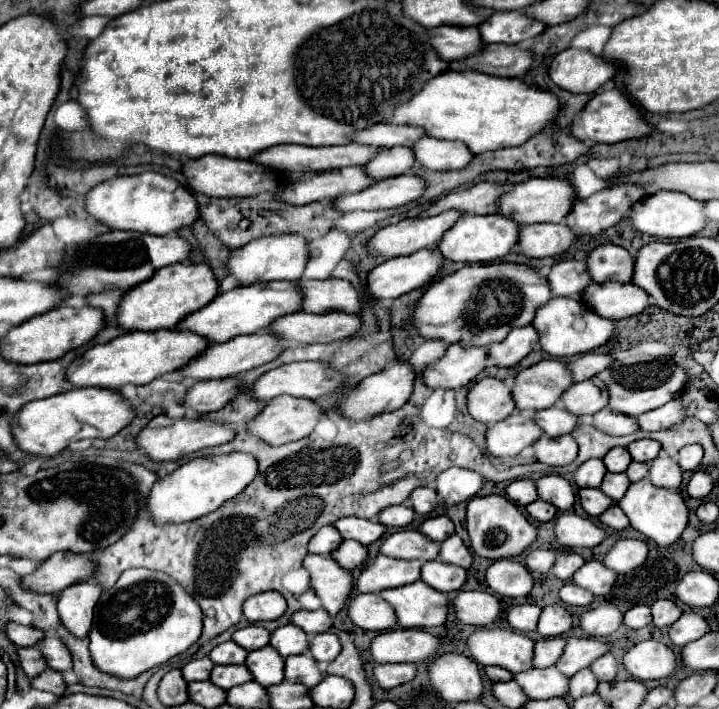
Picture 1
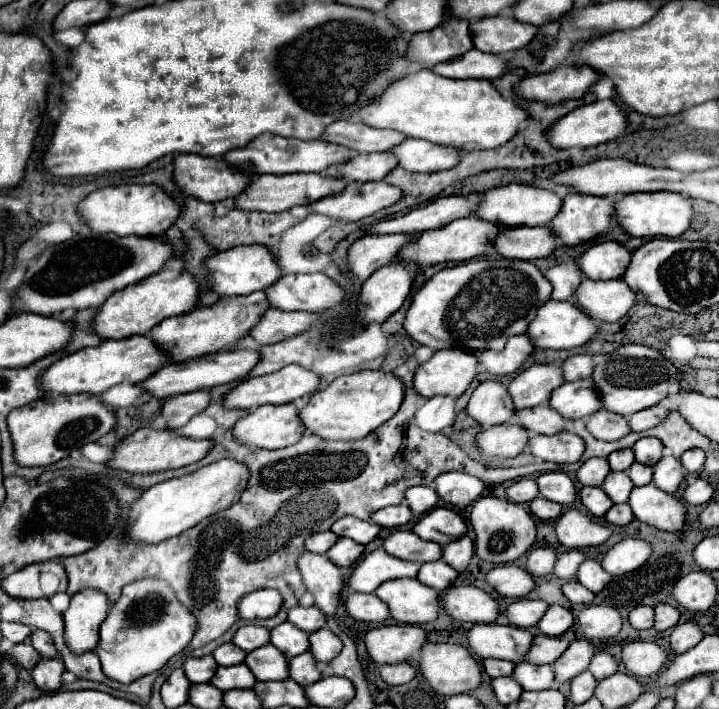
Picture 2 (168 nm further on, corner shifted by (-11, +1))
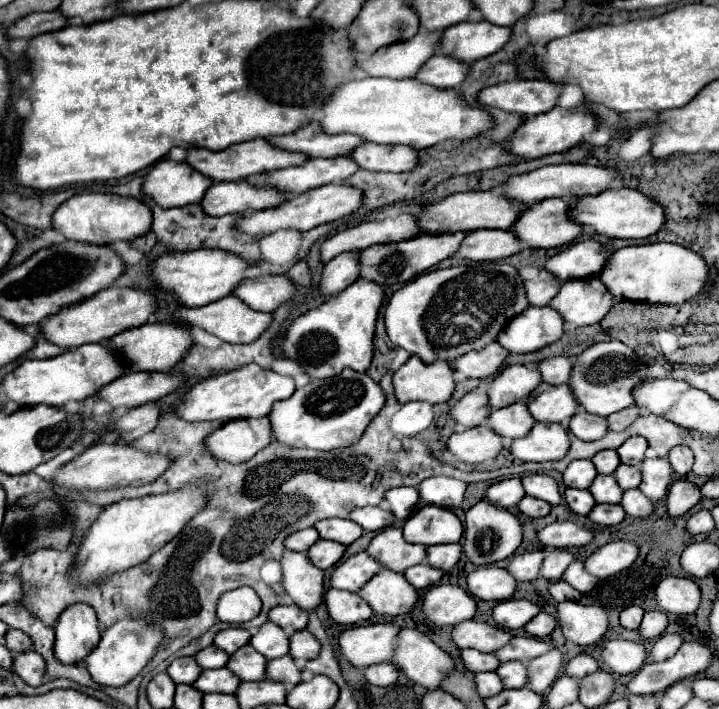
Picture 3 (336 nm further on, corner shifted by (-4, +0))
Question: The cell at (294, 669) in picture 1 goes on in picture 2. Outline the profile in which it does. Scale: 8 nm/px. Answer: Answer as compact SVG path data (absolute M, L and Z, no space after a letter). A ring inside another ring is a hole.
M309 651L289 659L289 677L295 683L299 683L301 687L307 687L307 685L319 681L319 679L305 679L305 677L321 677L321 673L317 669L317 661L313 659L313 655Z

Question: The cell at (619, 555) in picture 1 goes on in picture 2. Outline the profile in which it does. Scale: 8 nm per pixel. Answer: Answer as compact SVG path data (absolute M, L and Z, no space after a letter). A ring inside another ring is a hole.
M623 539L617 545L613 545L603 561L601 567L611 575L625 575L629 571L639 569L651 555L651 545L643 539Z

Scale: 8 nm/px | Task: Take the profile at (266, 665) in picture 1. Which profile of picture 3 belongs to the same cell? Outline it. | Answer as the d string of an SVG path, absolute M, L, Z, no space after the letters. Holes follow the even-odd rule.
M246 644L244 648L236 650L228 660L228 668L240 680L264 680L266 664L268 664L266 656L260 656L260 652L252 648L252 644Z

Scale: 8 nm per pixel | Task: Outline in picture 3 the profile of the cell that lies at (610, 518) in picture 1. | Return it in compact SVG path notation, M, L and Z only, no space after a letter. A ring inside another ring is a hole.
M596 504L592 508L592 512L588 514L588 518L594 522L594 524L600 524L600 526L616 526L624 520L626 512L620 504Z

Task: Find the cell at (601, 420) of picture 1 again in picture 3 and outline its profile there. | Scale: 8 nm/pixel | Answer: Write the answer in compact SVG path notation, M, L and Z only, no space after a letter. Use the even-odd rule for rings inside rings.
M580 410L570 420L570 432L574 436L578 436L580 440L600 440L606 436L608 424L606 424L606 418L592 416L592 414Z

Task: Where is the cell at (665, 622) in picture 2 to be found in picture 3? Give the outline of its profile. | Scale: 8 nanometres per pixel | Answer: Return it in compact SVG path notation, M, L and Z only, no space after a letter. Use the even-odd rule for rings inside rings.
M654 610L654 612L646 612L644 614L644 620L642 620L638 632L644 638L658 638L664 632L666 626L668 626L668 616L664 612Z

